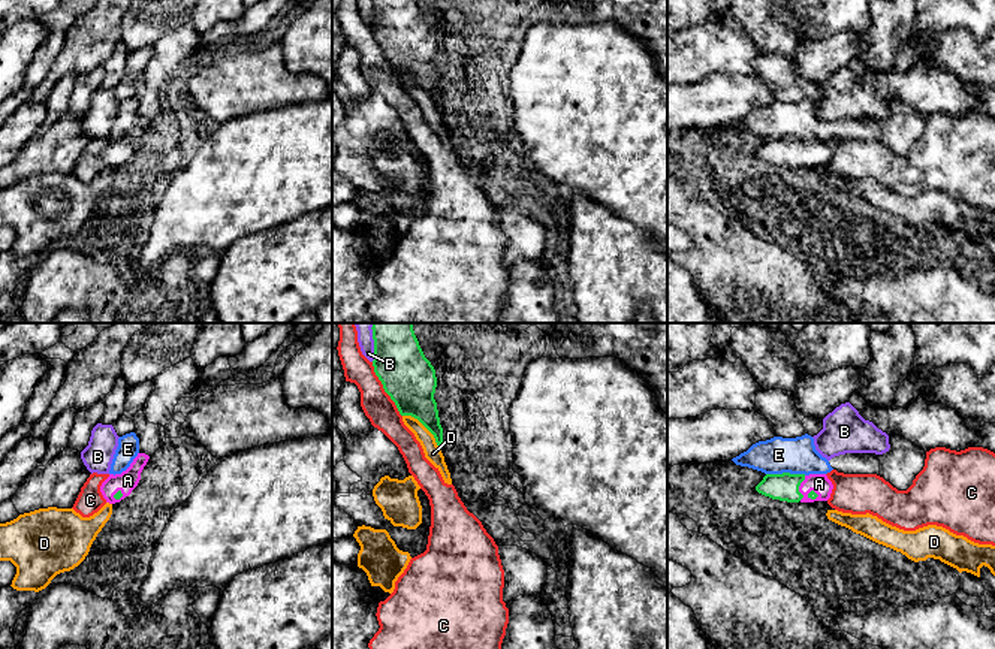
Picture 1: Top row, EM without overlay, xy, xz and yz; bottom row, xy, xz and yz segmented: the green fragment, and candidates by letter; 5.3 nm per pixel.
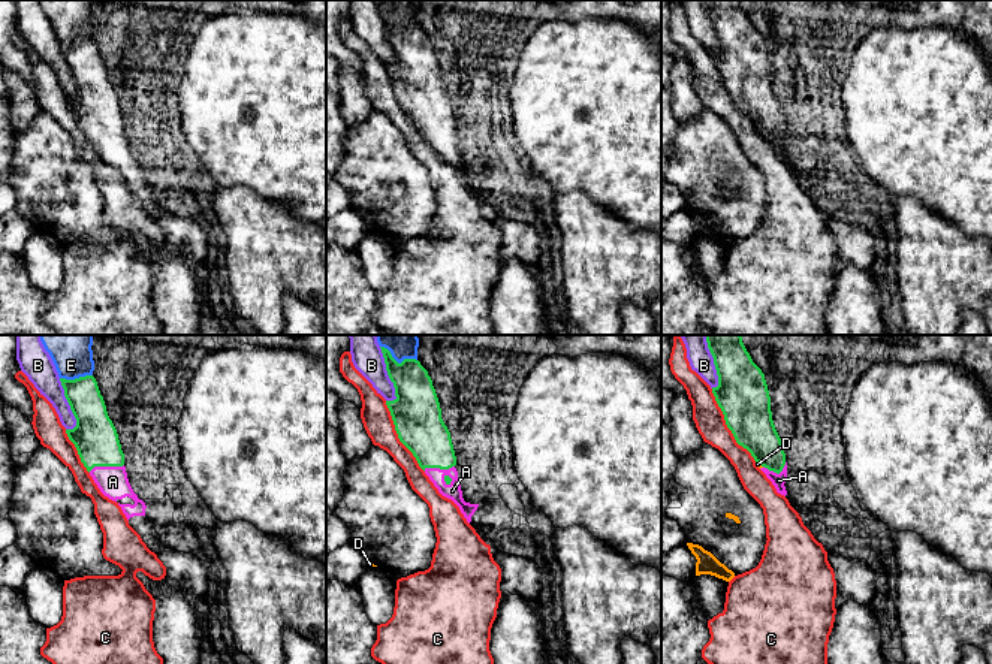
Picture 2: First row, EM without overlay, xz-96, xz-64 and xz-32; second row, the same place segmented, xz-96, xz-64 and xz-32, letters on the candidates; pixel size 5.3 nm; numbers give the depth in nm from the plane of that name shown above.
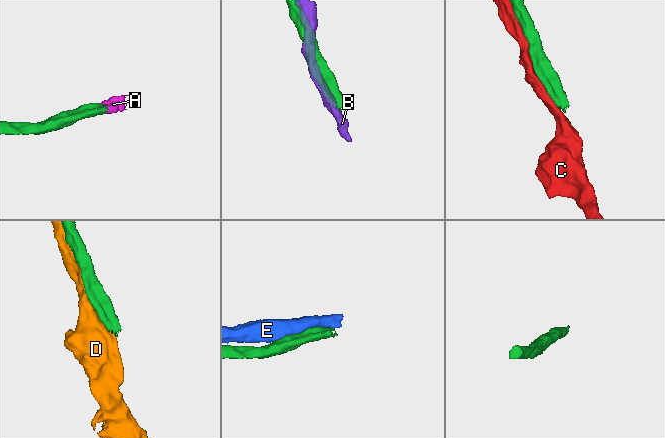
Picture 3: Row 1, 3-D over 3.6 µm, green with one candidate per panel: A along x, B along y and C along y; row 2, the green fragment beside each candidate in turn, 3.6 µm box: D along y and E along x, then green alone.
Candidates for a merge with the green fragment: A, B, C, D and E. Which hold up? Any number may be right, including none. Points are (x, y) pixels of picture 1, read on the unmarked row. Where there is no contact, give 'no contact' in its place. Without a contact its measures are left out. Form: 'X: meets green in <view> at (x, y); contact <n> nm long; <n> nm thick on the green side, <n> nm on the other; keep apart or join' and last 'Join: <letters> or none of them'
A: meets green in yz at (798, 153); contact 140 nm long; 150 nm thick on the green side, 100 nm on the other; join
B: meets green in xz at (374, 14); contact 140 nm long; 280 nm thick on the green side, 80 nm on the other; keep apart
C: meets green in xz at (383, 53); contact 340 nm long; 280 nm thick on the green side, 160 nm on the other; keep apart
D: meets green in xz at (425, 91); contact 280 nm long; 260 nm thick on the green side, 90 nm on the other; keep apart
E: meets green in yz at (786, 138); contact 220 nm long; 150 nm thick on the green side, 200 nm on the other; keep apart
Join: A

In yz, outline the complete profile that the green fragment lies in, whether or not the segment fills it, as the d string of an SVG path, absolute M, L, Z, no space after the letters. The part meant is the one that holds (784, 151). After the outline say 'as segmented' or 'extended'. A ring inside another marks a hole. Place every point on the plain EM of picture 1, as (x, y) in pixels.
M766 139L756 156L772 164L787 167L827 166L833 150L826 139Z; extended

